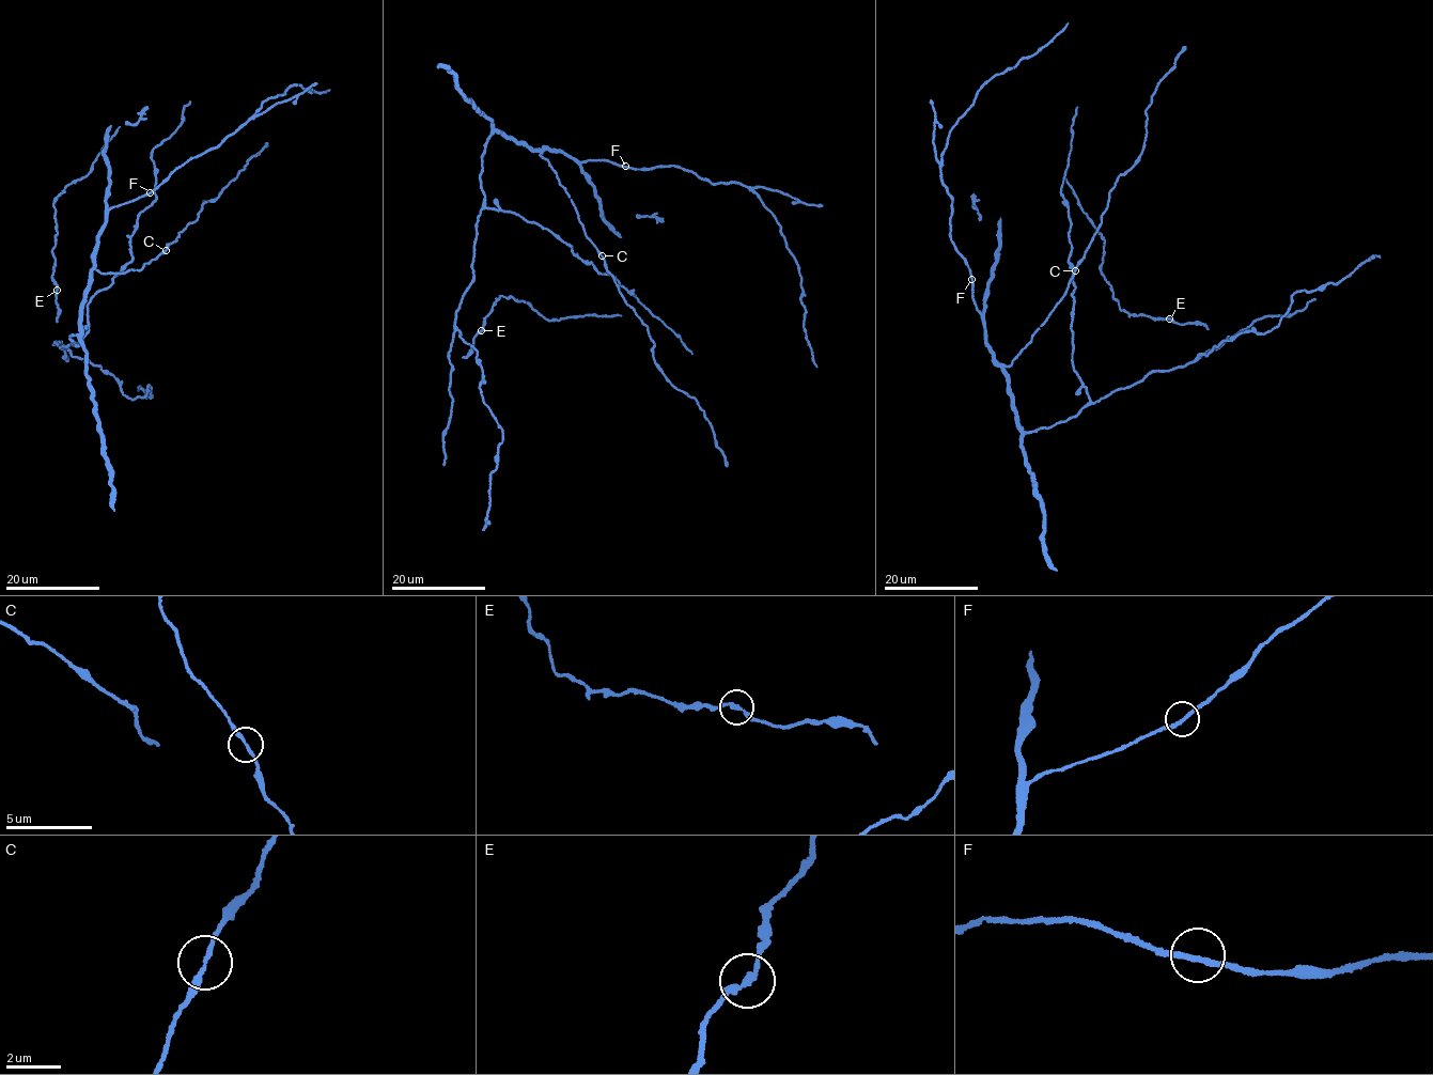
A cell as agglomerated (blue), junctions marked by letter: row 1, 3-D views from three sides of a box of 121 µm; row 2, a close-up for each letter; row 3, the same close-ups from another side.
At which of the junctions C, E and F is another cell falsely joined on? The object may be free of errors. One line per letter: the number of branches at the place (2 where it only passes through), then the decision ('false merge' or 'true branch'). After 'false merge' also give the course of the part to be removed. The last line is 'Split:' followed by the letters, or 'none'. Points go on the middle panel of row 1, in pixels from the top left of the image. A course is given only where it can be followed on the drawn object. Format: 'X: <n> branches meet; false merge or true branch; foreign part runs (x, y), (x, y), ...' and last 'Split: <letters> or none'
C: 2 branches meet; true branch
E: 2 branches meet; true branch
F: 2 branches meet; true branch
Split: none

